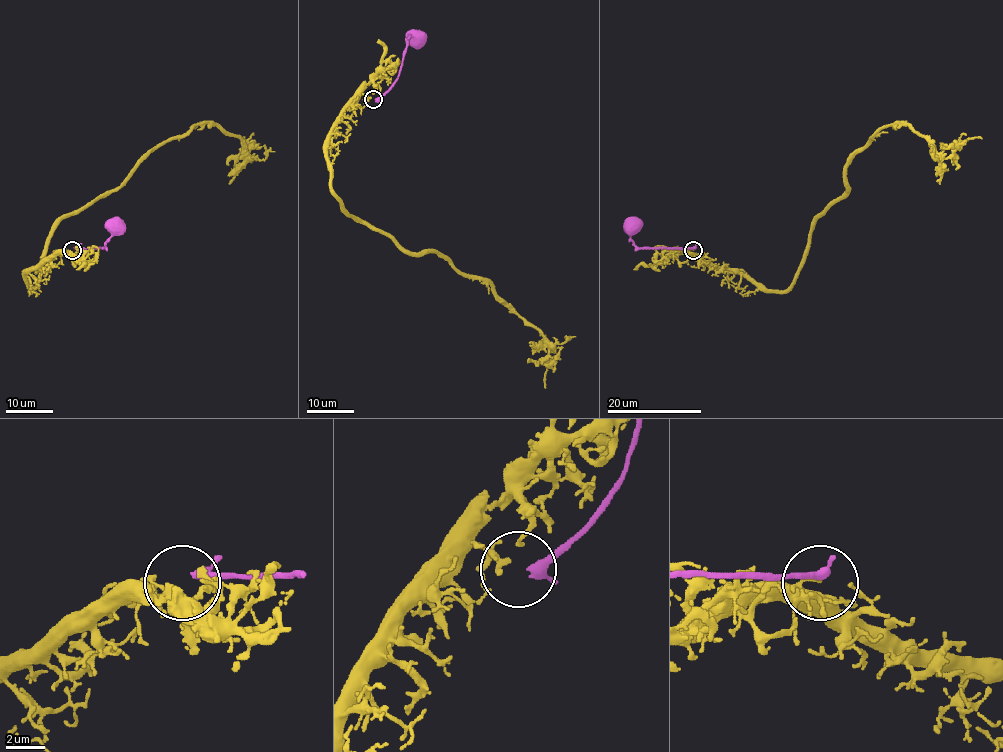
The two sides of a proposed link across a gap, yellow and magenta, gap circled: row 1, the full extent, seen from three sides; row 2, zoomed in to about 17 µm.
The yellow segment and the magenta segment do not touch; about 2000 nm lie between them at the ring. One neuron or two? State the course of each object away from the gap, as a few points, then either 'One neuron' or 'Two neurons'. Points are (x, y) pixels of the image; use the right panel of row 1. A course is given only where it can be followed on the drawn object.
Course of yellow: (692, 252), (785, 291), (811, 225), (846, 191), (845, 165), (882, 128), (907, 123), (942, 158), (982, 139). Course of magenta: (693, 247), (638, 247), (631, 238), (633, 227). Two neurons

